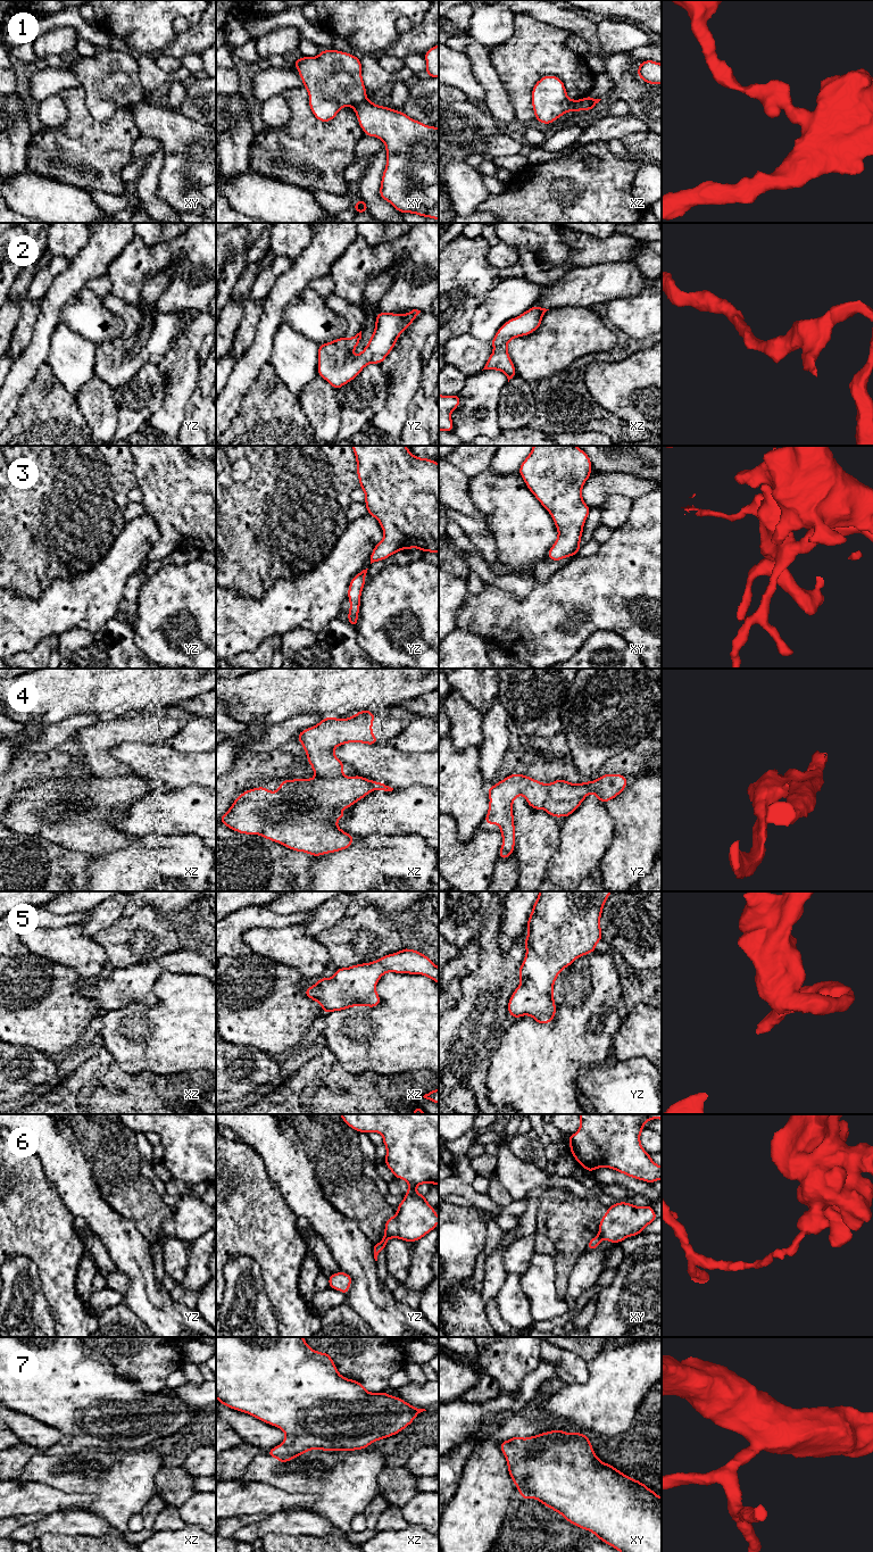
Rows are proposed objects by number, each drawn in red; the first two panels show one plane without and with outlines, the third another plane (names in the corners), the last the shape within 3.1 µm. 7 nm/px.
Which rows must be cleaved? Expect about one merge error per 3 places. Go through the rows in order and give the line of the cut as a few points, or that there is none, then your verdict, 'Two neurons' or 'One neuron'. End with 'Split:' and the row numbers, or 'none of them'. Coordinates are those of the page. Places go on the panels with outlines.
1: Split along xy (366, 98), (351, 106). Two neurons
2: No split. One neuron
3: No split. One neuron
4: Split along xz (343, 776), (335, 778), (316, 777). Two neurons
5: No split. One neuron
6: Split along yz (384, 1235), (389, 1237). Two neurons
7: No split. One neuron
Split: 1, 4, 6

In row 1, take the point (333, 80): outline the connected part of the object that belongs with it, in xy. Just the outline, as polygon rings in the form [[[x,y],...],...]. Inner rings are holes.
[[[322,50],[317,57],[294,60],[294,66],[308,91],[309,107],[321,122],[331,122],[343,107],[367,99],[361,63],[356,56]]]

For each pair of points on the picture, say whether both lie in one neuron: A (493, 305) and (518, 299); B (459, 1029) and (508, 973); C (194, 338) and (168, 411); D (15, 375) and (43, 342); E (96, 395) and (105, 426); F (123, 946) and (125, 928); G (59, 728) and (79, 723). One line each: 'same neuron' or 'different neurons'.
A: same neuron
B: same neuron
C: same neuron
D: same neuron
E: same neuron
F: same neuron
G: same neuron

